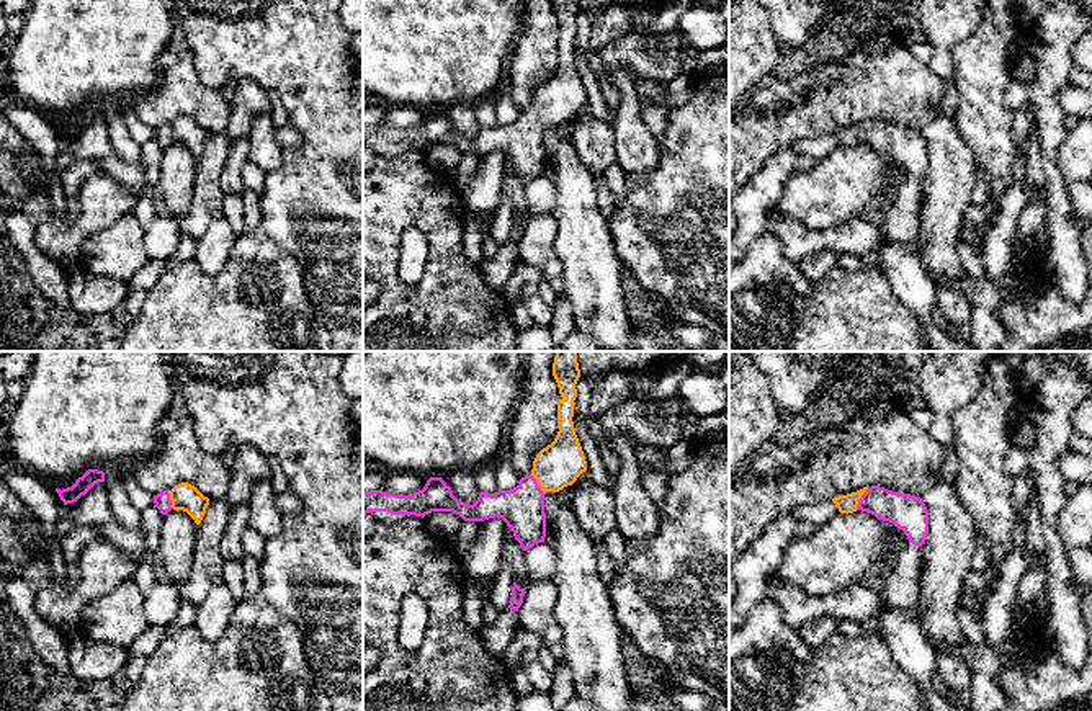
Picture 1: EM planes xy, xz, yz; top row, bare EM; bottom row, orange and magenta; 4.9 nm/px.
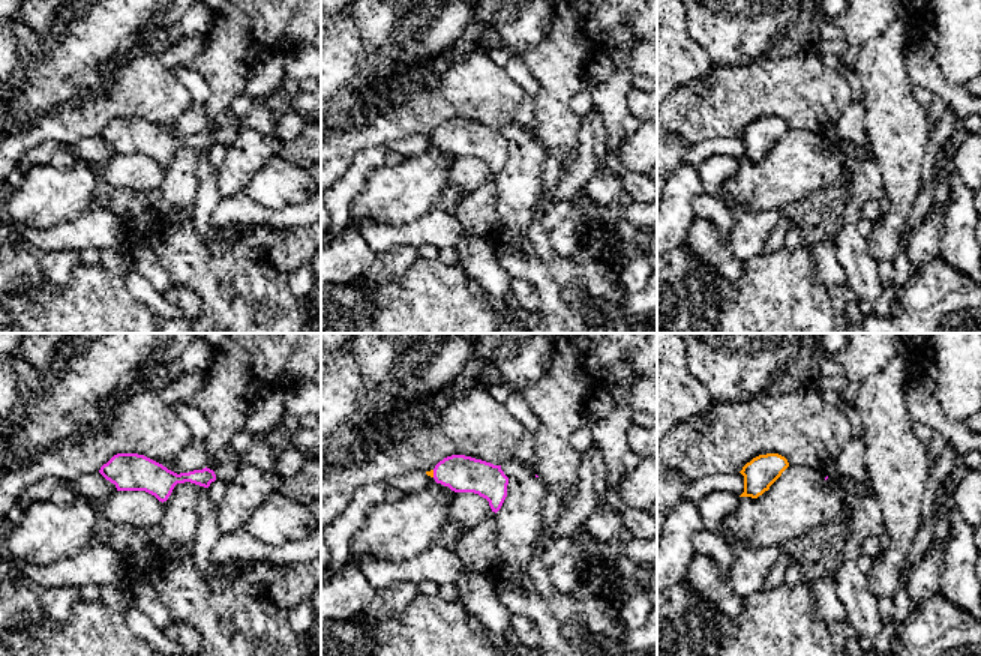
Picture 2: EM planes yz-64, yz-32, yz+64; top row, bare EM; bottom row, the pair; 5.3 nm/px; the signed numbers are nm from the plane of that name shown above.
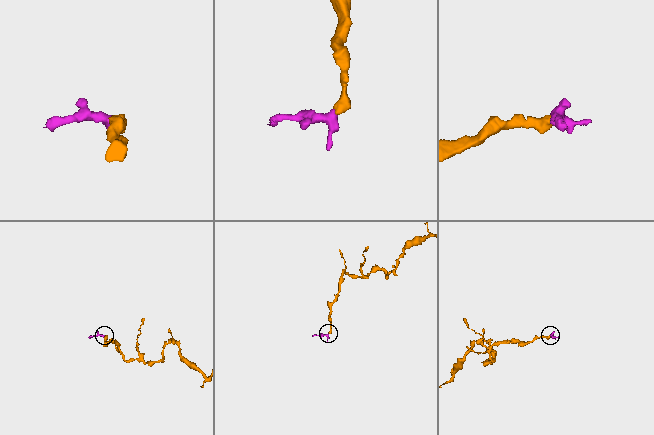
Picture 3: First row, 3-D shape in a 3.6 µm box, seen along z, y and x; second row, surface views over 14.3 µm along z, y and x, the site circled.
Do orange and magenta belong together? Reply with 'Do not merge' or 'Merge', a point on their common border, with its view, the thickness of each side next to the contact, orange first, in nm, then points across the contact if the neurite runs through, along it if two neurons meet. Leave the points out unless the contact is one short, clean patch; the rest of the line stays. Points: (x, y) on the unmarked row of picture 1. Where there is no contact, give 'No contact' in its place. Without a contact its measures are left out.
Merge. Touches orange at yz (860, 131). Thickness 100 nm (orange) against 180 nm. Path across: yz (847, 138), (860, 131), (875, 133), (908, 146)

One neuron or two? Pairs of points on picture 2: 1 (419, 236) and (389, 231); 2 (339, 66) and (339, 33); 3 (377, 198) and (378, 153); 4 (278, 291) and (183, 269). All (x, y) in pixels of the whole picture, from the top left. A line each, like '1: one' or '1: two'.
1: one
2: one
3: two
4: one

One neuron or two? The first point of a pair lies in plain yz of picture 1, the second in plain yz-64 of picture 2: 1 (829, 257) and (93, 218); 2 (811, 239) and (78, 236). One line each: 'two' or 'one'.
1: two
2: one

